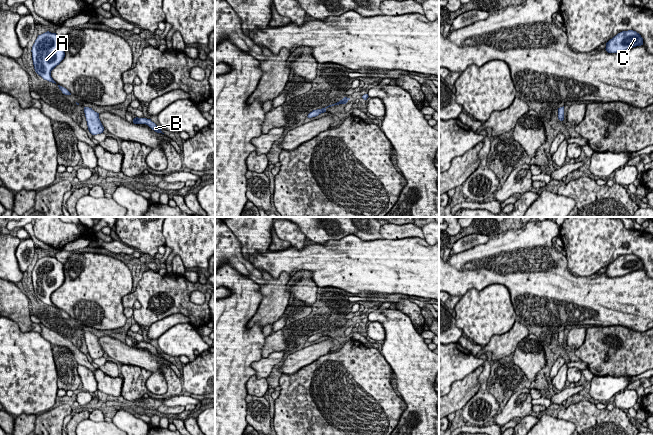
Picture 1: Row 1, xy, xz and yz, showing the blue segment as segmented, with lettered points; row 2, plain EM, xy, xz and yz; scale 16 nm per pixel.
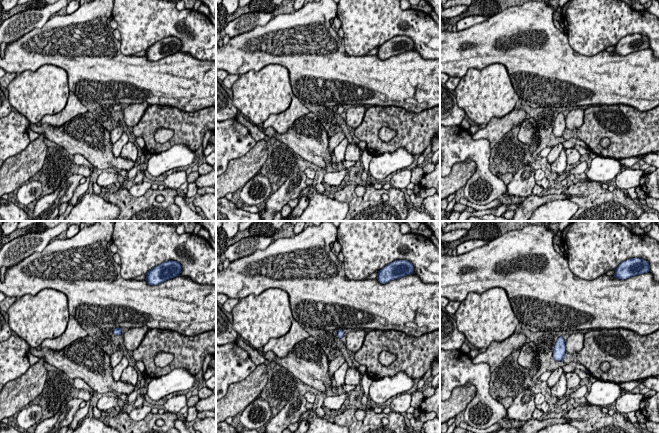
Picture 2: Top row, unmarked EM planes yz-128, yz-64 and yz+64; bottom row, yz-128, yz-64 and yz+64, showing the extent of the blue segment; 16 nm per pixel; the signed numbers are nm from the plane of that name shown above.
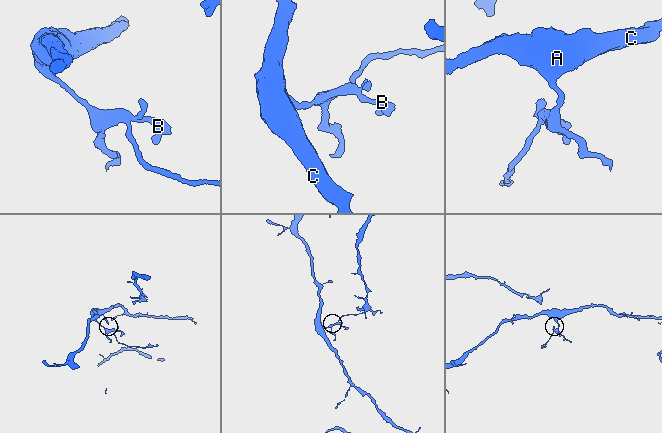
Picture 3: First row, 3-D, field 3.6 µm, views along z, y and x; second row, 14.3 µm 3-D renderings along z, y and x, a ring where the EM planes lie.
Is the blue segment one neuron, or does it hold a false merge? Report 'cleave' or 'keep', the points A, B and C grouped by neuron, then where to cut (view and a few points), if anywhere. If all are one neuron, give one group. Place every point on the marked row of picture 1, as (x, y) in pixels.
keep; groups A B C; cut none

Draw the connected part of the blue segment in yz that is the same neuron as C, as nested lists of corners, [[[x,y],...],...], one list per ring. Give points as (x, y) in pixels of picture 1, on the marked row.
[[[633,30],[622,31],[606,43],[608,53],[623,52],[630,48],[643,45],[643,38]]]

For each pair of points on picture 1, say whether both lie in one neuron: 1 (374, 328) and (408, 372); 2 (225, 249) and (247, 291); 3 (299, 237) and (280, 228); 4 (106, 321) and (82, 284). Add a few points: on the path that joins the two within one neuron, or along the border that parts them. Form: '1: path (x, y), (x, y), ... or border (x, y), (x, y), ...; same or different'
1: border (371, 321), (377, 321), (382, 326), (384, 340); different
2: border (225, 263), (228, 263), (243, 275); different
3: path (294, 236), (285, 229); same
4: path (106, 312), (91, 293); same

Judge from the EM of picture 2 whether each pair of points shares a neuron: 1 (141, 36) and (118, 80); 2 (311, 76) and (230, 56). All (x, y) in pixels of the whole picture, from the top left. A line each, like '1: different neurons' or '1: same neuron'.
1: different neurons
2: same neuron

